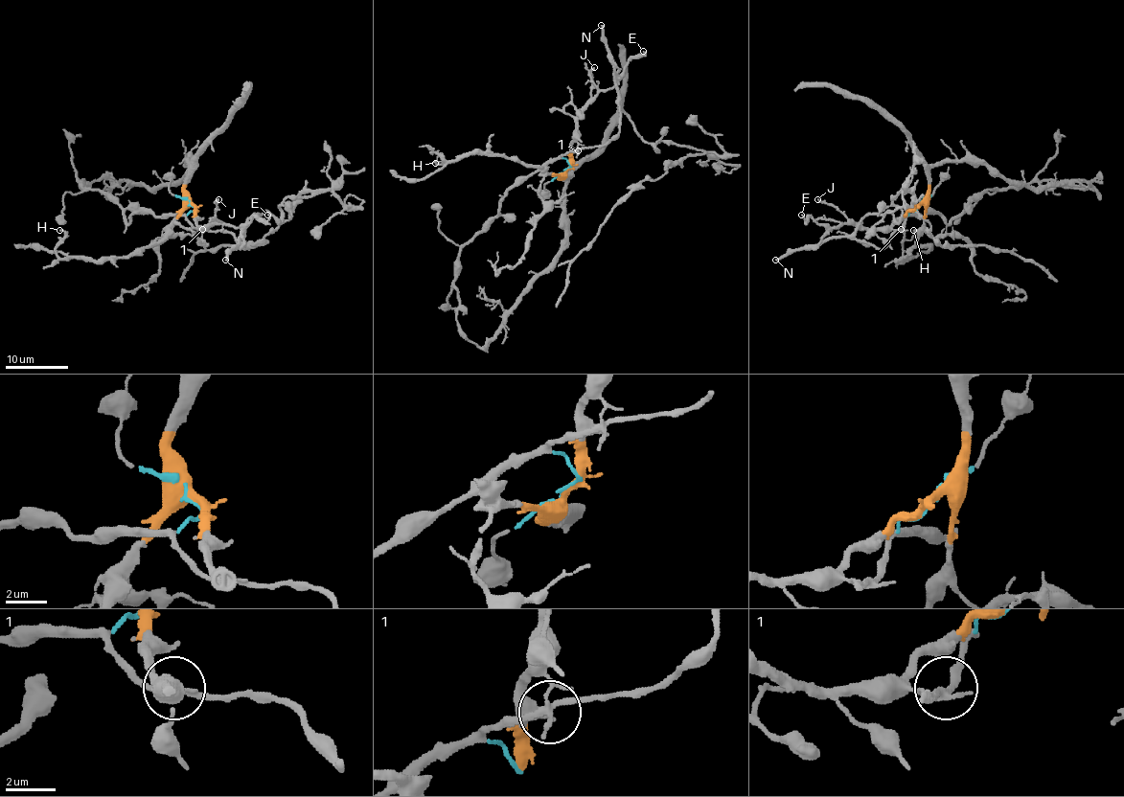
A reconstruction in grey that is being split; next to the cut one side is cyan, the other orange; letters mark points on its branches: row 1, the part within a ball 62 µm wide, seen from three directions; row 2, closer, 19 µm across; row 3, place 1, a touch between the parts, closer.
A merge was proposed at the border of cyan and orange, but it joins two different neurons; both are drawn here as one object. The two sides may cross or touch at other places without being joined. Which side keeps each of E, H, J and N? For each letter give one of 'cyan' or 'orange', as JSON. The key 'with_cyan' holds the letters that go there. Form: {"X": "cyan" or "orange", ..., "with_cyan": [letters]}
{"E": "orange", "H": "orange", "J": "orange", "N": "cyan", "with_cyan": ["N"]}

